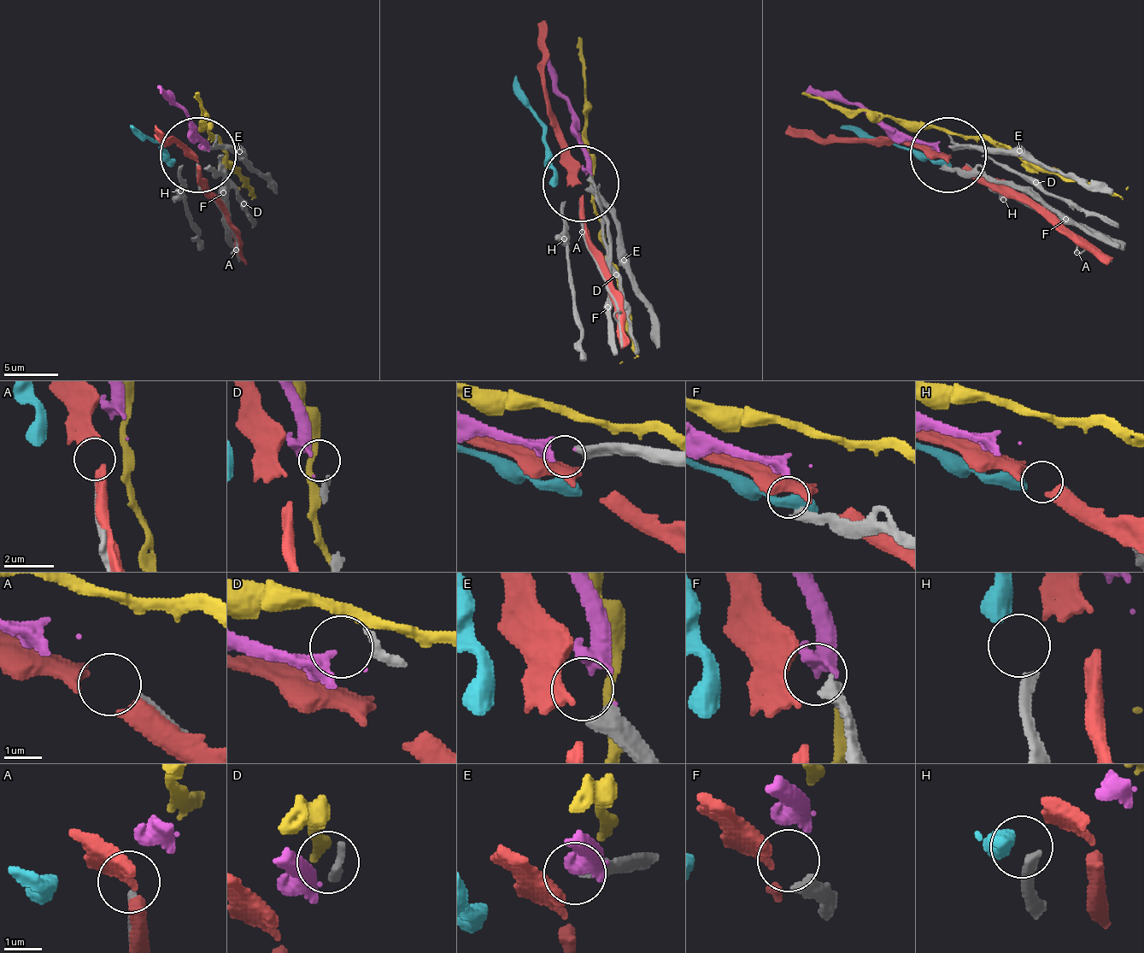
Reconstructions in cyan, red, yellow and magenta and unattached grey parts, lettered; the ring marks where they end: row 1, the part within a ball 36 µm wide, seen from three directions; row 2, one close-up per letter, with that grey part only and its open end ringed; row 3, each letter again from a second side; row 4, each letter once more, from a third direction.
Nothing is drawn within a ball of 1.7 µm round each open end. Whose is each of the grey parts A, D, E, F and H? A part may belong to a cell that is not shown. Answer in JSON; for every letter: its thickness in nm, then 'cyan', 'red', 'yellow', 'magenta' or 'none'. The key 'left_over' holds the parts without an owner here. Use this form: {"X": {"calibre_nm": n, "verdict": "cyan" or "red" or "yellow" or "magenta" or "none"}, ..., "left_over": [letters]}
{"A": {"calibre_nm": 180, "verdict": "none"}, "D": {"calibre_nm": 280, "verdict": "none"}, "E": {"calibre_nm": 480, "verdict": "magenta"}, "F": {"calibre_nm": 380, "verdict": "none"}, "H": {"calibre_nm": 280, "verdict": "cyan"}, "left_over": ["A", "D", "F"]}

